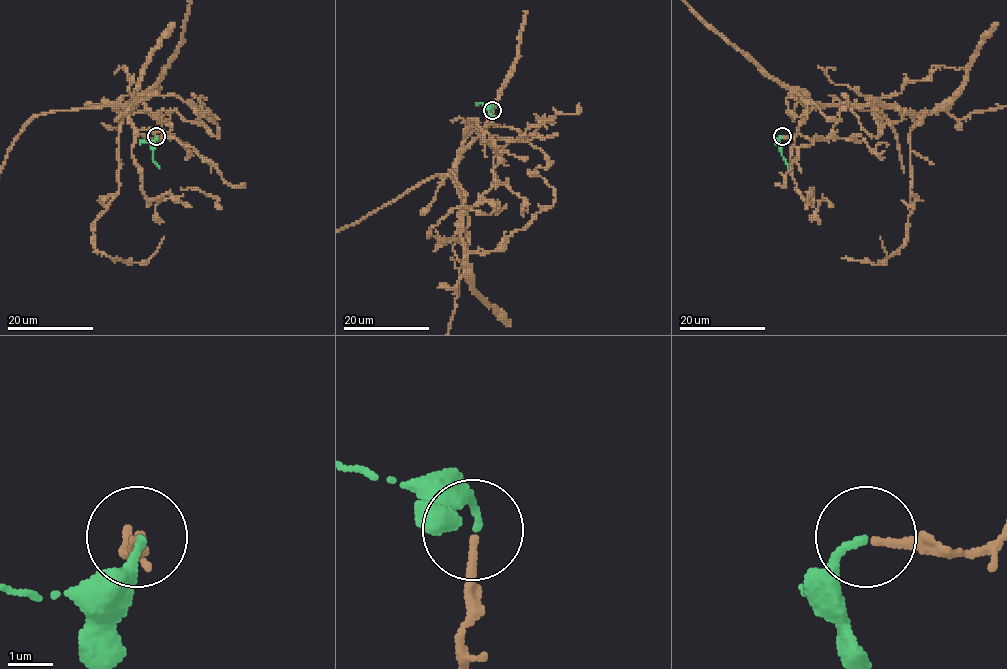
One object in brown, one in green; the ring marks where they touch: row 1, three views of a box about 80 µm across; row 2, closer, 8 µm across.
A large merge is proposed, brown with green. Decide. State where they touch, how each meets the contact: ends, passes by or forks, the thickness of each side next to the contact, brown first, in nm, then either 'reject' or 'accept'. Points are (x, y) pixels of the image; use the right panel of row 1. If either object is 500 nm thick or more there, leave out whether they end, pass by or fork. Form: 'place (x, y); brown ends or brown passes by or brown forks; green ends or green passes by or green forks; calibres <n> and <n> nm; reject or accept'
place (782, 136); brown ends; green ends; calibres 170 and 130 nm; accept

